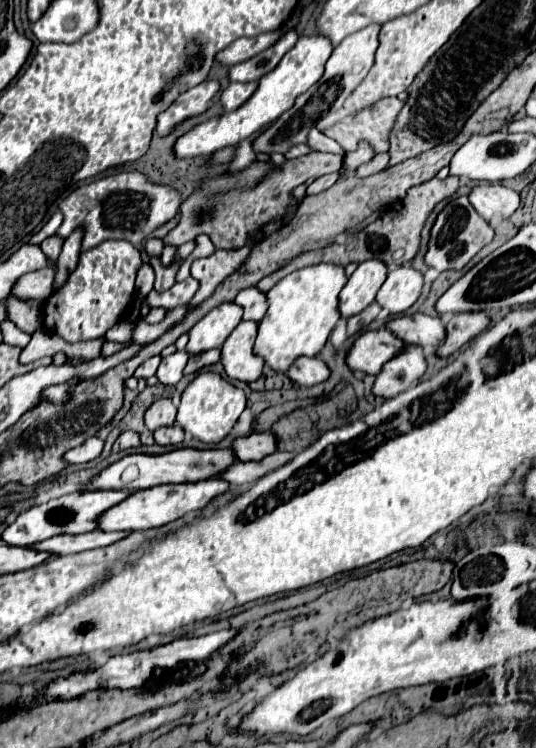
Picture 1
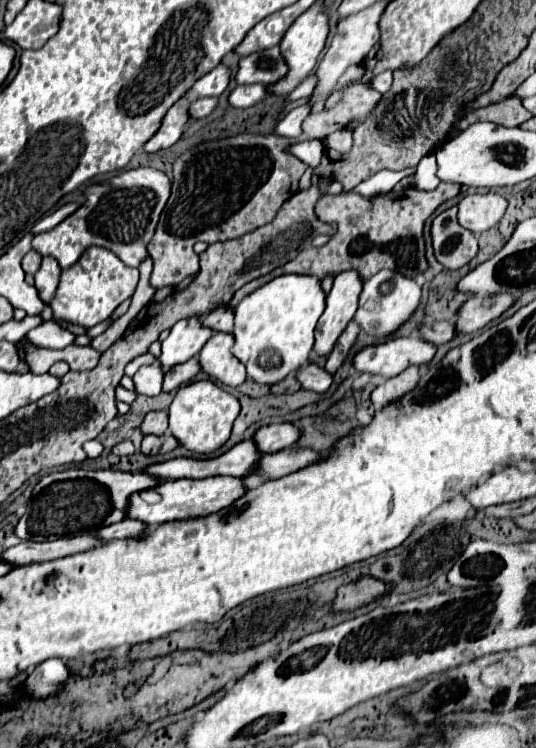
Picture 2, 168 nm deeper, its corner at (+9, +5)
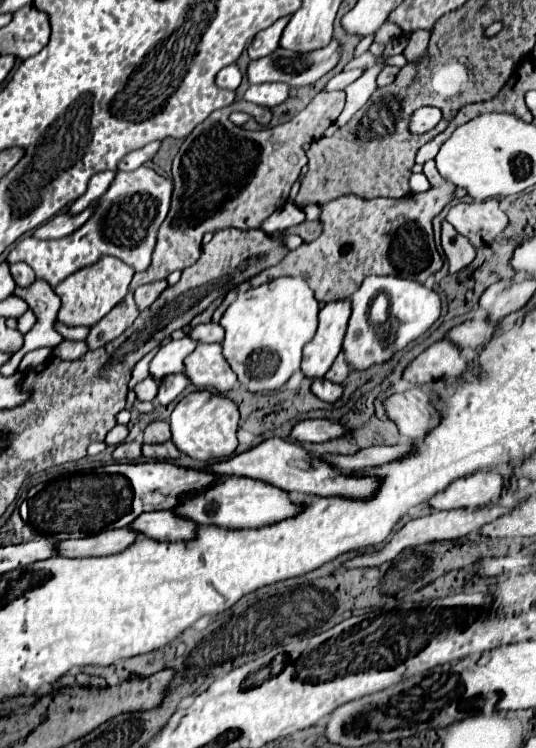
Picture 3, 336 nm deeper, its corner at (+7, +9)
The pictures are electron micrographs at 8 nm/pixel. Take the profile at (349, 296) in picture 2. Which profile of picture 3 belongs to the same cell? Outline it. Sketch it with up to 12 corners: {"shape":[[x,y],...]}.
{"shape":[[350,299],[328,301],[304,347],[306,377],[324,377],[342,349]]}

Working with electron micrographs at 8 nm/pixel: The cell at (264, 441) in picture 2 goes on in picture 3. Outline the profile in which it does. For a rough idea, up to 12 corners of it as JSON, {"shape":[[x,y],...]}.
{"shape":[[326,419],[296,423],[290,437],[296,443],[322,443],[346,433]]}

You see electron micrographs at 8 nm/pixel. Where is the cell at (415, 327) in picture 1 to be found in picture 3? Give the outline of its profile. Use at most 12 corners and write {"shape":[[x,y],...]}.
{"shape":[[468,319],[446,337],[456,347],[480,349],[496,327],[484,319]]}

